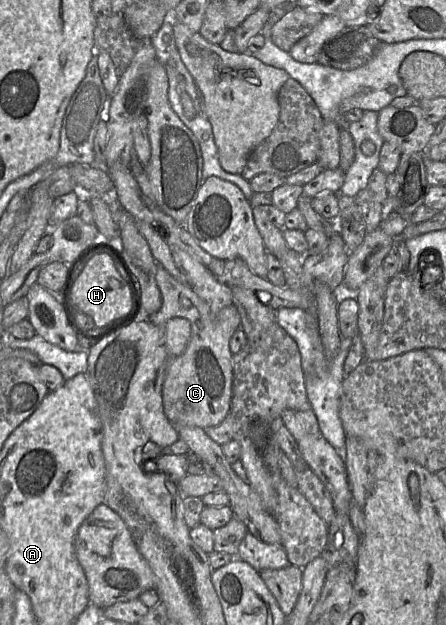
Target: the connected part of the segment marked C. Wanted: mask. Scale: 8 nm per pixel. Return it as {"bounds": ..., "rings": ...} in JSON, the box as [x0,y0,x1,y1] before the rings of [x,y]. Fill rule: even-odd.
{"bounds":[142,265,240,429],"rings":[[[160,265],[156,269],[155,280],[162,297],[161,308],[142,318],[165,329],[169,319],[180,317],[187,319],[191,327],[190,340],[184,352],[168,361],[162,385],[164,413],[174,426],[196,426],[203,429],[216,426],[230,411],[233,354],[229,348],[229,340],[240,328],[240,314],[234,305],[213,313],[209,305],[188,284],[175,279]]]}

